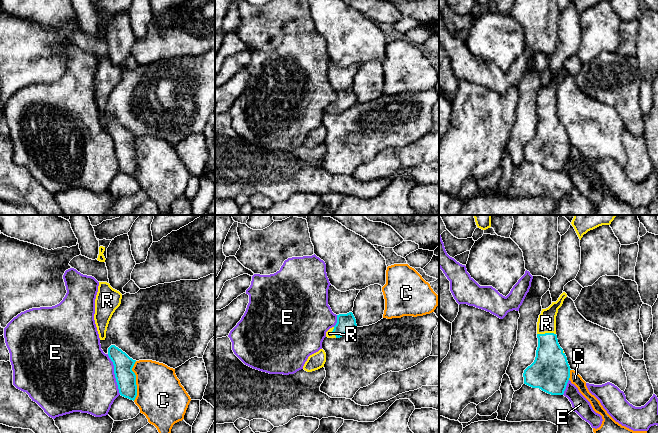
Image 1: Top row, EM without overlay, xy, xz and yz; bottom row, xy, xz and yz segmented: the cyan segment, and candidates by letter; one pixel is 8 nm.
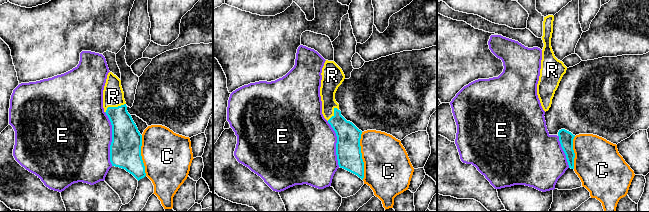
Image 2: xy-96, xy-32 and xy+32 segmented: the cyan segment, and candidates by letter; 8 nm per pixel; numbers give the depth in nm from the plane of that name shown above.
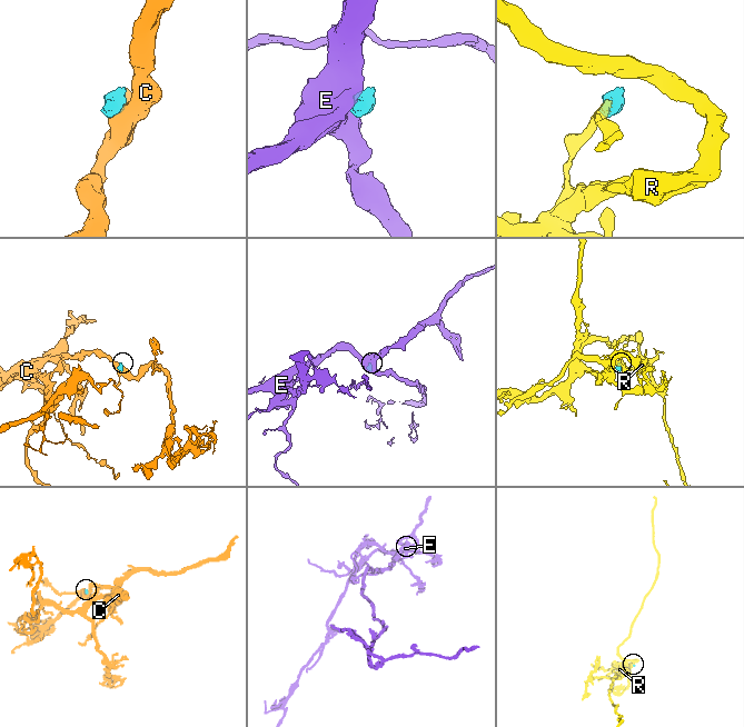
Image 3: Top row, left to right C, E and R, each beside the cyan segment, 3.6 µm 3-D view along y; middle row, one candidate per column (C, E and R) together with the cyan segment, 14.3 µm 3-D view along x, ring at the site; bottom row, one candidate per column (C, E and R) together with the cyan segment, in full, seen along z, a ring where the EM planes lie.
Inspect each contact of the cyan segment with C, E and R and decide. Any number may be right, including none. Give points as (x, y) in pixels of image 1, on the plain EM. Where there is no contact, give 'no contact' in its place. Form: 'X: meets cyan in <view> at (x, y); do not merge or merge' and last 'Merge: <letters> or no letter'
C: meets cyan in xy at (135, 157); do not merge
E: meets cyan in xy at (114, 149); do not merge
R: meets cyan in yz at (546, 109); merge
Merge: R

